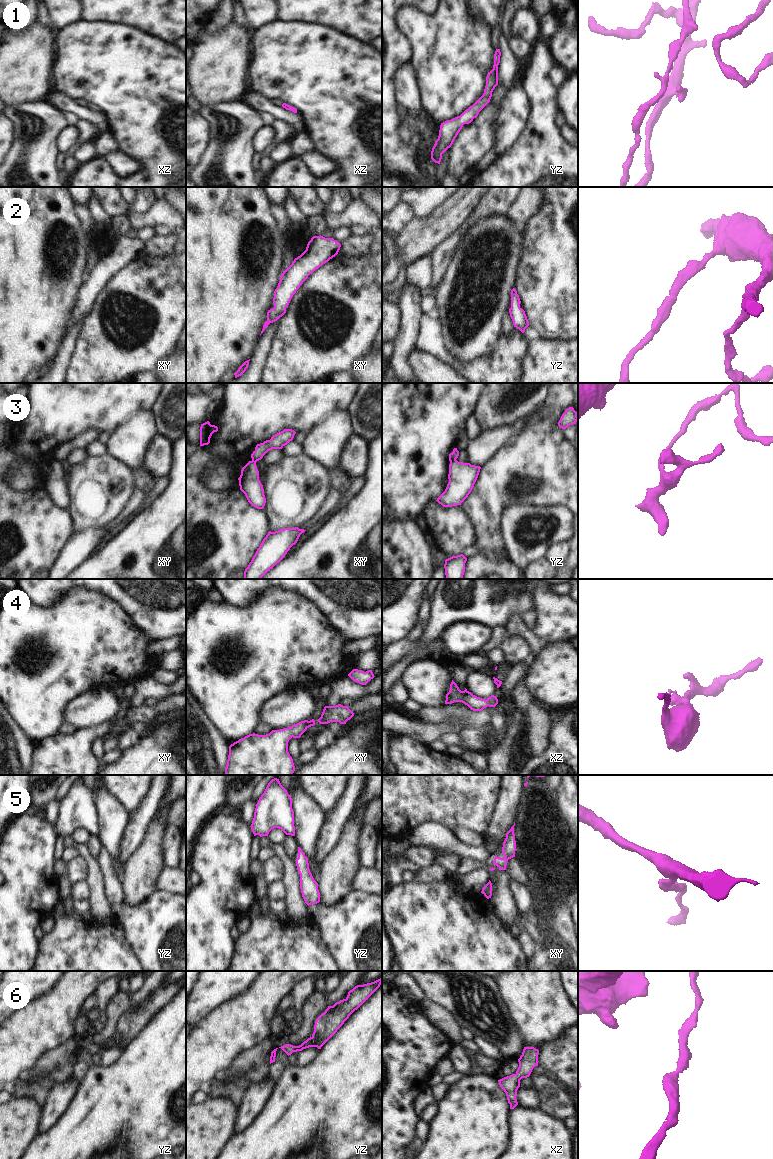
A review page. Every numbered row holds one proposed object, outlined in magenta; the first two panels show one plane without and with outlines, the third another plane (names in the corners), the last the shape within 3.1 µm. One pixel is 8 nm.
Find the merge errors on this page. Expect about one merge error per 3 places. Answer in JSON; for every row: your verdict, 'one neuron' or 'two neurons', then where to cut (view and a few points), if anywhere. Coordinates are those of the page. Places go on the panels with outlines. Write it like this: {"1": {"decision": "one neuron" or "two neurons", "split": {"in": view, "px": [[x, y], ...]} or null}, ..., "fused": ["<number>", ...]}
{"1": {"decision": "one neuron", "split": null}, "2": {"decision": "one neuron", "split": null}, "3": {"decision": "two neurons", "split": {"in": "yz", "px": [[455, 459], [450, 462]]}}, "4": {"decision": "one neuron", "split": null}, "5": {"decision": "one neuron", "split": null}, "6": {"decision": "one neuron", "split": null}, "fused": ["3"]}

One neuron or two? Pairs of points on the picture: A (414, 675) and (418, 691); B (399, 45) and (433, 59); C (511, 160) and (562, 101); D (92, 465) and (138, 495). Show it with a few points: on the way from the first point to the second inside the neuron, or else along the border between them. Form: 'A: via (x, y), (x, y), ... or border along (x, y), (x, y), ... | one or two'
A: via (418, 679), (418, 687) | one
B: border along (400, 29), (409, 42), (411, 62) | two
C: border along (557, 88), (556, 106), (559, 109) | two
D: border along (134, 486), (121, 512) | two

